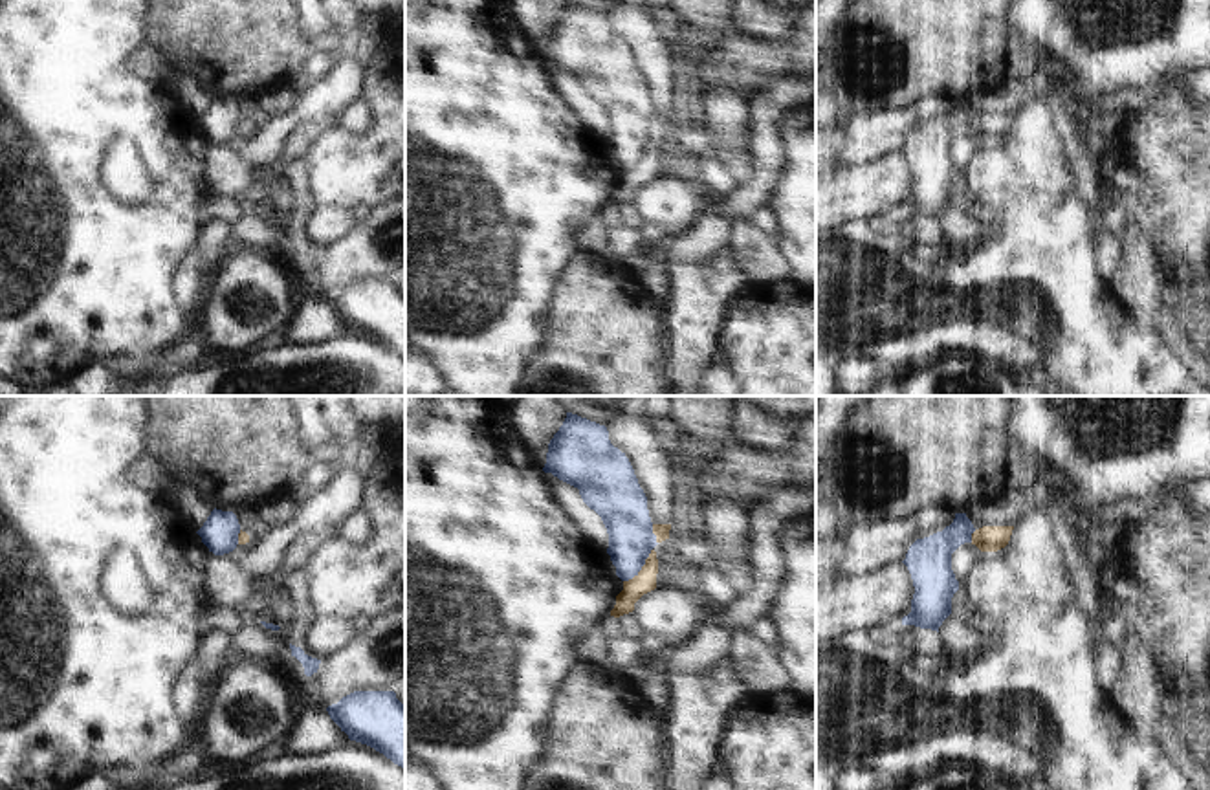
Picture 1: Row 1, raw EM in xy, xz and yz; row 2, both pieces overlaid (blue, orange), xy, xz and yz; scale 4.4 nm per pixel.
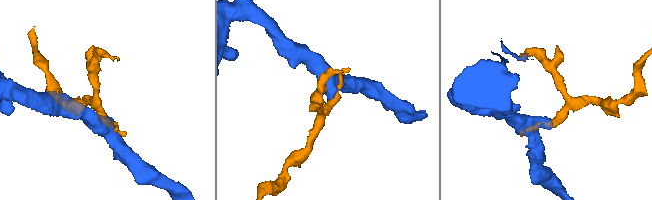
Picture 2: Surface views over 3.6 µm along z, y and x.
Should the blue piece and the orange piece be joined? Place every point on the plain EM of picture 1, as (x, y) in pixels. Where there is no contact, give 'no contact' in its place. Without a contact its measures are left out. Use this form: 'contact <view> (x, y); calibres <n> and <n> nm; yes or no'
contact xz (642, 154); calibres 200 and 90 nm; no

